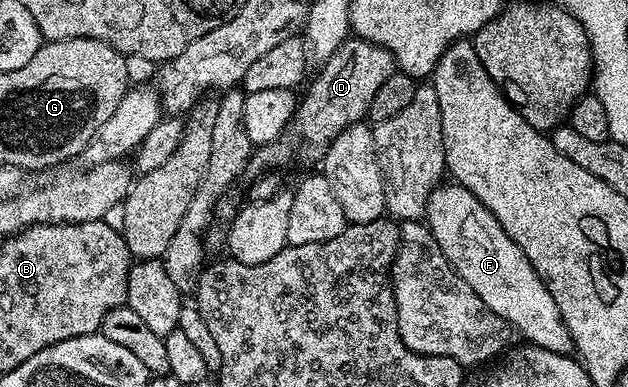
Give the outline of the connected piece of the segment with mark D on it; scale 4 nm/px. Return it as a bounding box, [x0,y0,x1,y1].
[293,38,397,157]

